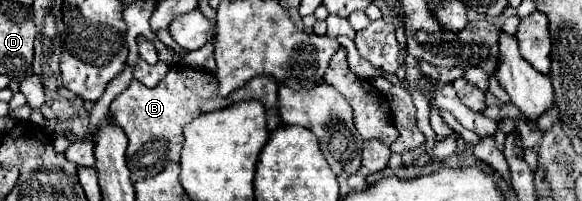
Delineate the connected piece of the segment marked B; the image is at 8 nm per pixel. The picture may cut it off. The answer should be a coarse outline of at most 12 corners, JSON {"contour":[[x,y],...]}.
{"contour":[[174,64],[110,104],[132,180],[180,160],[182,128],[230,106],[206,70]]}

